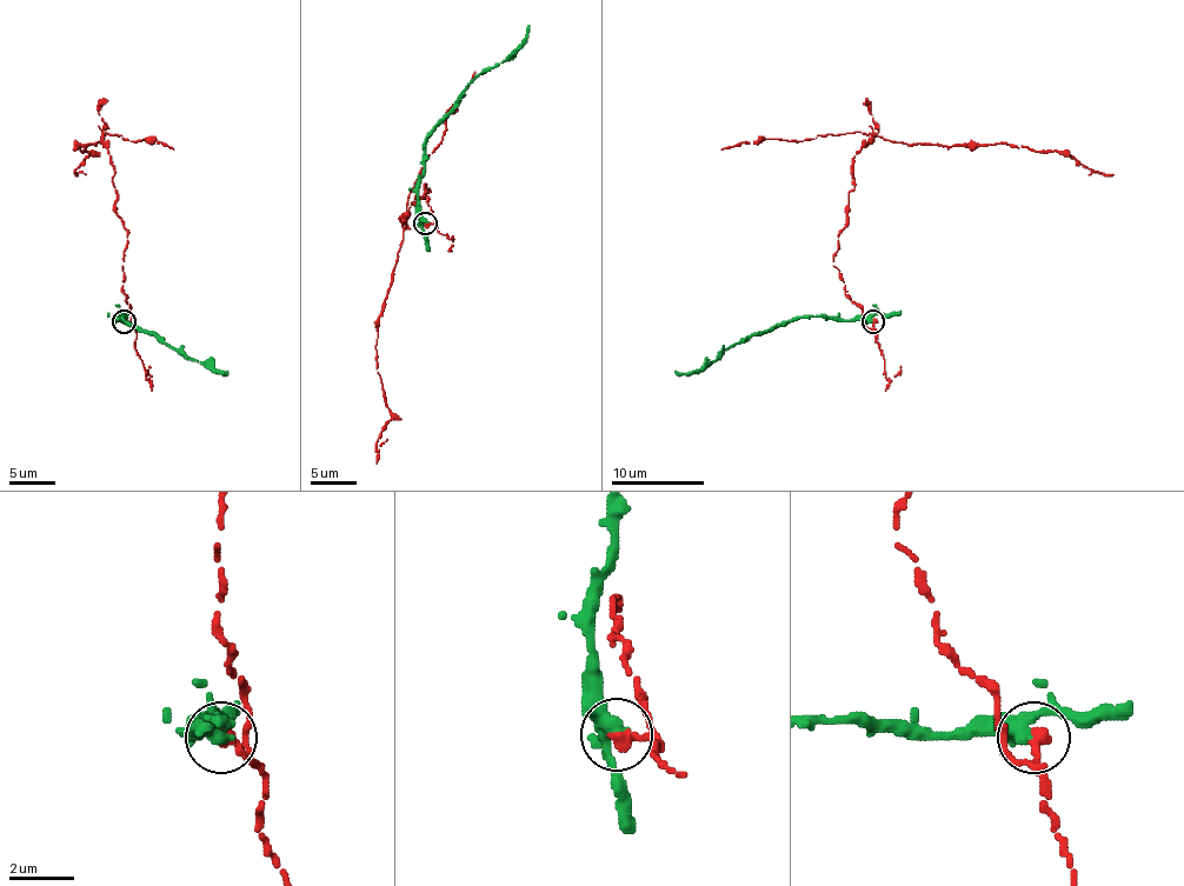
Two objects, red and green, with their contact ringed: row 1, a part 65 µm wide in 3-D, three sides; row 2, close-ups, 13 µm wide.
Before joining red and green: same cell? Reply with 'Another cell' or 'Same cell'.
Another cell

